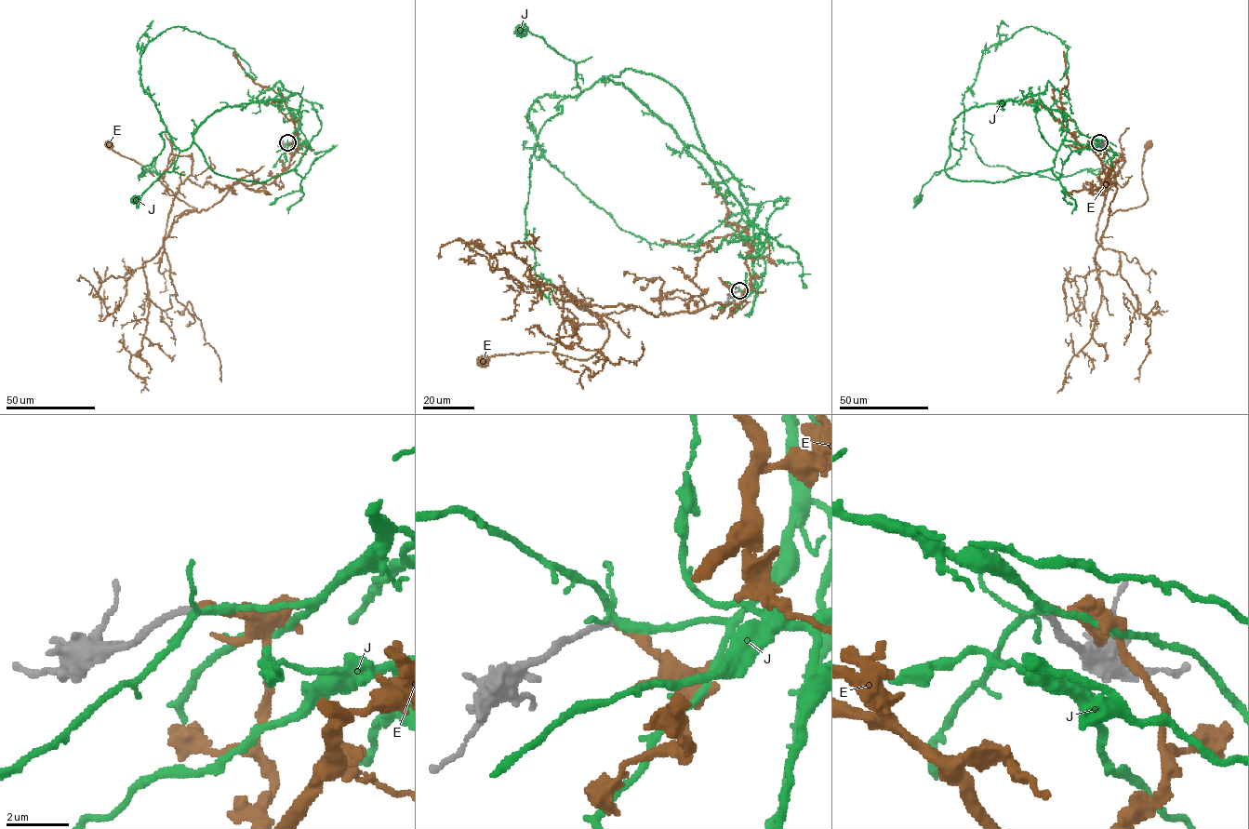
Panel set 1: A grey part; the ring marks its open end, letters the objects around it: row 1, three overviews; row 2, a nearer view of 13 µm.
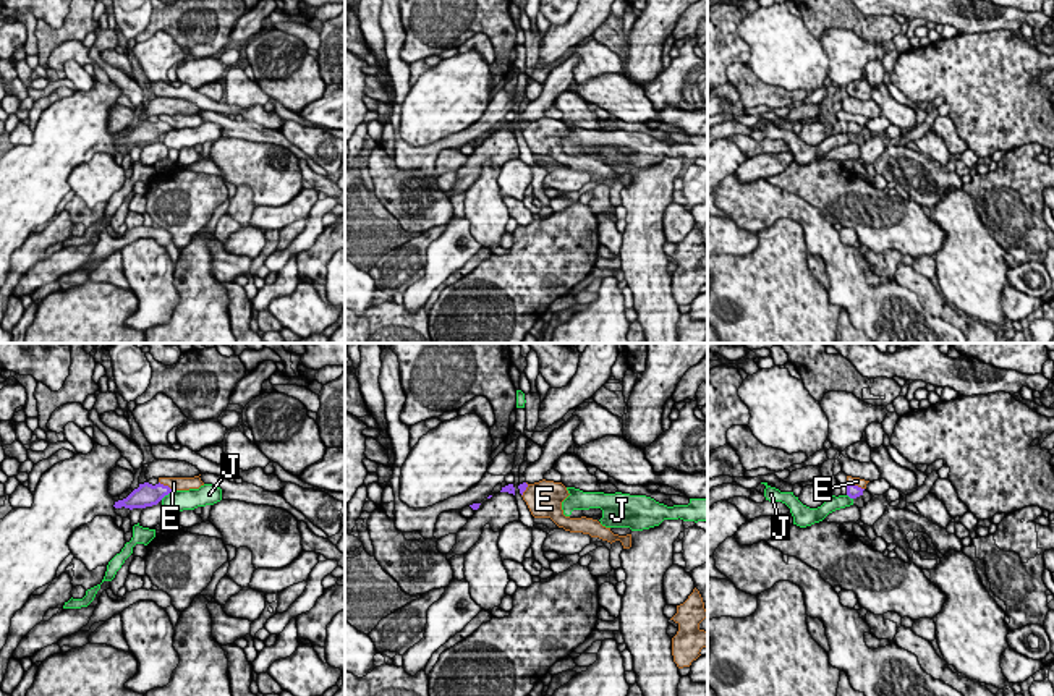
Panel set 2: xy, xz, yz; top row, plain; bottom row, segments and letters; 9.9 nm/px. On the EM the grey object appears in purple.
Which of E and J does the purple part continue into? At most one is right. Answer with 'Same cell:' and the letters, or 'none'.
Same cell: none

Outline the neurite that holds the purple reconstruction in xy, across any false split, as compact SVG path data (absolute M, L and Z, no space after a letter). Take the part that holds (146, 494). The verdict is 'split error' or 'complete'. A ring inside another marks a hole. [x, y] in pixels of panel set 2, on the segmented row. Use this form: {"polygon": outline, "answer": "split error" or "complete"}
{"polygon": "M139 484L138 489L134 489L126 499L115 502L115 508L146 508L146 507L152 507L157 505L165 495L168 495L172 492L172 489L168 486L164 484Z", "answer": "complete"}

